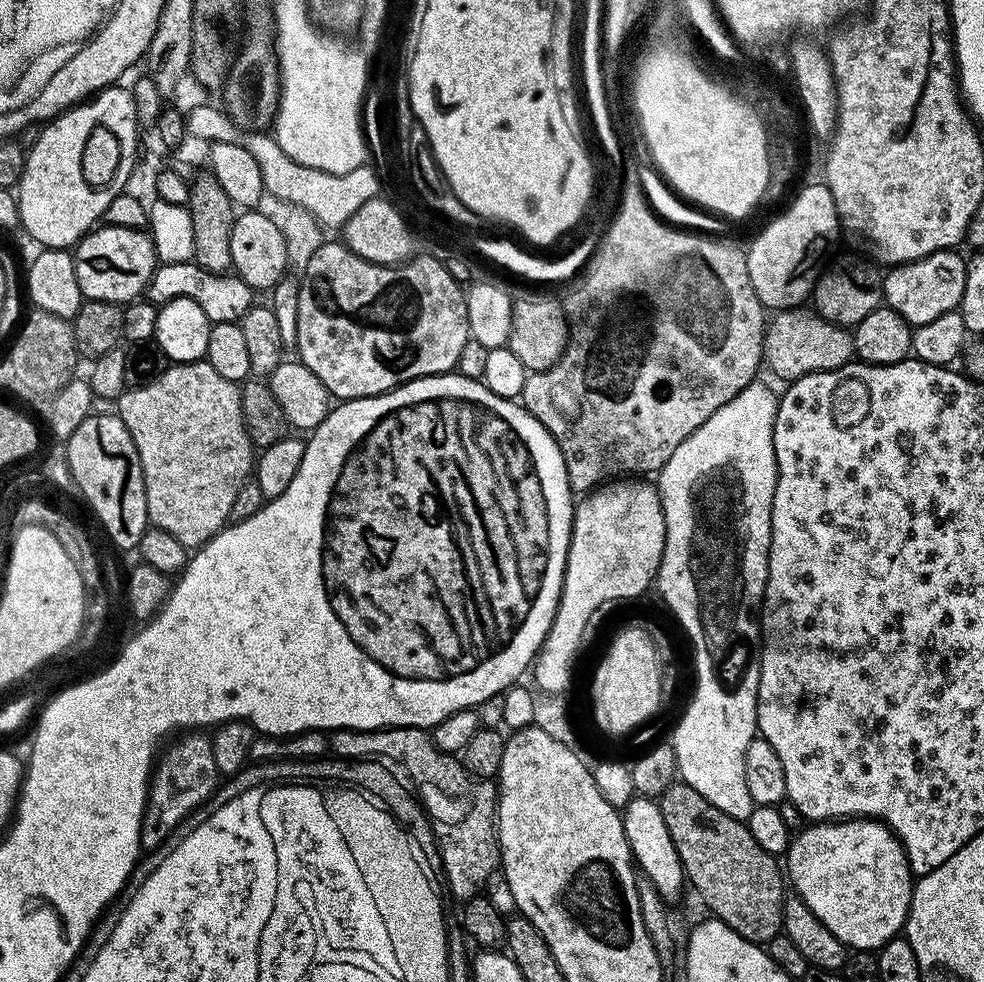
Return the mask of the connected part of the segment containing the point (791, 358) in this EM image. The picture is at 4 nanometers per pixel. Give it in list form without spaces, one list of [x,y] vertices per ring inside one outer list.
[[[780,310],[771,317],[764,334],[764,357],[767,367],[772,367],[776,376],[781,376],[784,382],[791,382],[800,376],[811,372],[829,372],[835,368],[841,368],[853,359],[852,333],[847,328],[841,328],[839,324],[831,324],[830,321],[816,315],[815,311],[807,310]]]

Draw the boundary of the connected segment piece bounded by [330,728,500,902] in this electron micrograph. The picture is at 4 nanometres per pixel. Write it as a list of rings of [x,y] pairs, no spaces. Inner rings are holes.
[[[337,728],[330,736],[330,752],[333,757],[345,760],[383,758],[393,765],[401,764],[408,771],[407,779],[414,785],[443,845],[442,876],[448,879],[449,890],[460,902],[478,896],[500,862],[500,846],[496,842],[498,788],[491,779],[469,775],[455,755],[439,751],[431,735],[422,728]]]

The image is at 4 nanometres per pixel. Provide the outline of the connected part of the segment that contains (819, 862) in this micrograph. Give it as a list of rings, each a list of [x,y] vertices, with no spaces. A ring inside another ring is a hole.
[[[845,818],[839,822],[812,822],[795,833],[786,853],[786,876],[799,896],[814,914],[849,949],[879,950],[888,940],[897,939],[908,921],[914,874],[900,839],[879,820]]]

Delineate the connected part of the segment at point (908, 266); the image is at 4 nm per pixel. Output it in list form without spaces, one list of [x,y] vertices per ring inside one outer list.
[[[956,250],[935,252],[905,264],[889,267],[884,272],[883,303],[887,307],[893,308],[898,314],[902,314],[902,318],[906,318],[906,322],[913,326],[934,322],[934,318],[938,318],[941,314],[957,311],[962,302],[962,289],[966,286],[966,260],[963,255],[960,257],[958,253],[959,251]]]

